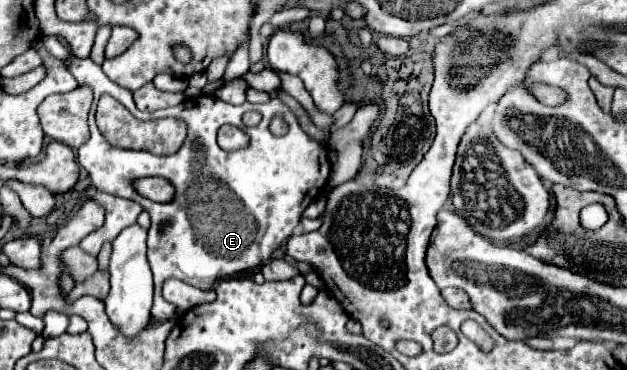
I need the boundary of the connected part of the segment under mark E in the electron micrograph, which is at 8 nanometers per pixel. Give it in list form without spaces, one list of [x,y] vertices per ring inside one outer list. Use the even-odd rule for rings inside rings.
[[[53,36],[45,38],[45,48],[55,58],[69,62],[67,70],[75,76],[75,80],[93,88],[95,92],[95,100],[89,112],[91,138],[77,152],[77,162],[87,170],[91,184],[101,192],[135,200],[143,206],[147,204],[143,210],[151,216],[147,262],[155,280],[155,300],[151,308],[151,316],[155,320],[177,320],[181,316],[181,310],[161,296],[161,286],[165,278],[178,278],[199,290],[211,290],[215,282],[225,276],[235,276],[239,272],[257,268],[259,264],[267,262],[271,254],[283,244],[283,240],[293,234],[301,220],[301,212],[321,194],[323,186],[327,184],[331,172],[327,148],[319,142],[313,142],[301,130],[297,118],[279,98],[273,98],[267,104],[245,102],[241,106],[233,106],[219,100],[217,96],[197,96],[179,106],[157,110],[153,114],[141,112],[133,102],[133,94],[127,88],[121,88],[119,84],[109,80],[103,74],[101,66],[97,66],[91,58],[73,56],[71,50]],[[103,94],[119,100],[139,120],[166,117],[183,120],[187,124],[187,138],[181,150],[171,156],[155,156],[147,152],[119,150],[107,146],[105,138],[95,126],[95,108],[97,100]],[[247,110],[259,110],[263,114],[259,126],[243,126],[241,116]],[[273,116],[283,116],[283,120],[289,124],[289,132],[285,136],[273,136],[269,132],[269,122],[273,120]],[[223,124],[235,124],[251,136],[247,156],[245,150],[225,152],[217,146],[217,130]],[[313,148],[317,148],[317,156],[313,156]],[[143,176],[161,176],[169,180],[175,186],[175,198],[167,204],[159,204],[139,196],[133,188],[133,180]]]

